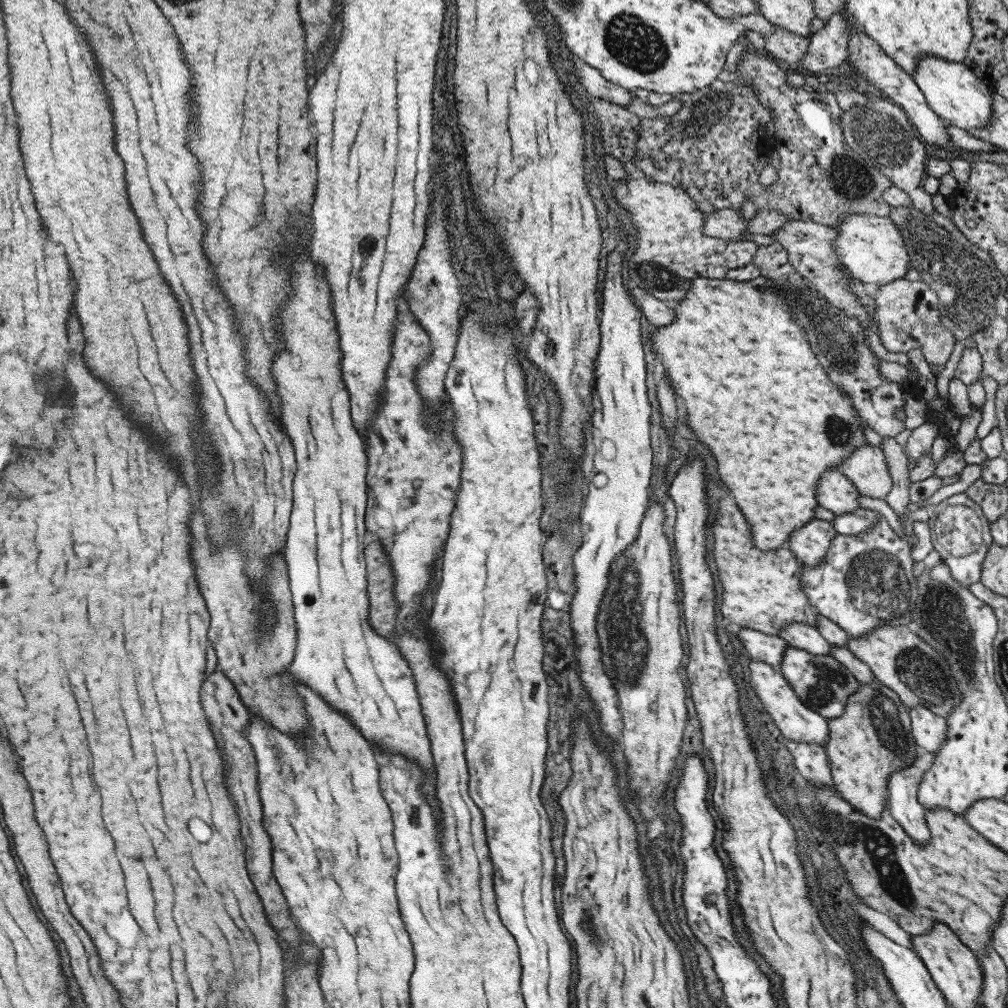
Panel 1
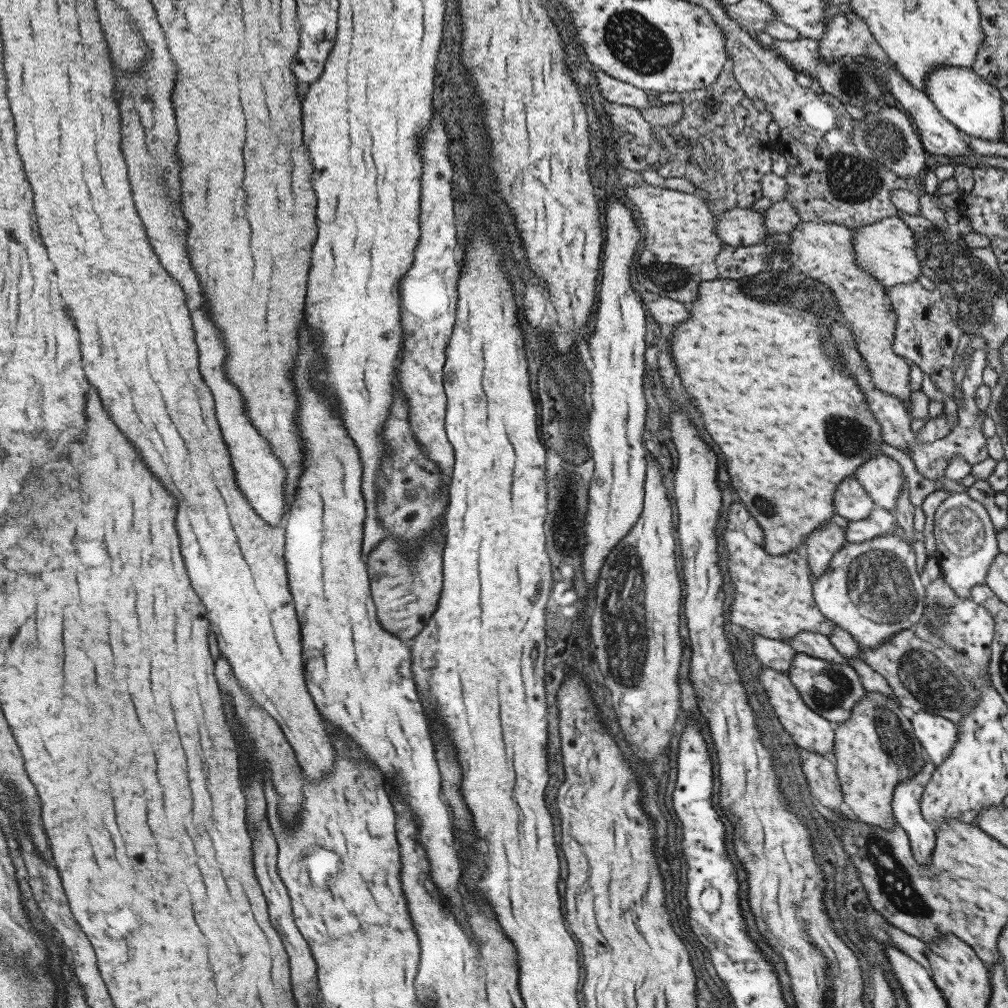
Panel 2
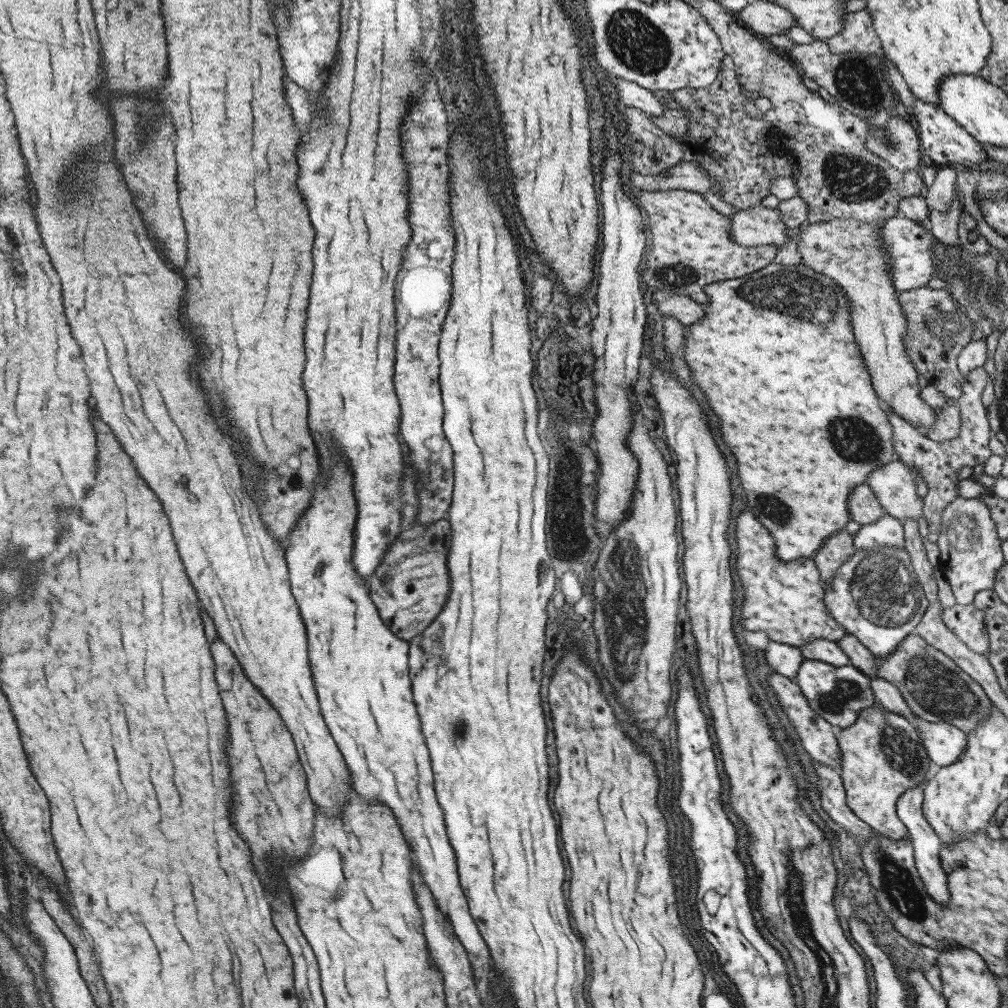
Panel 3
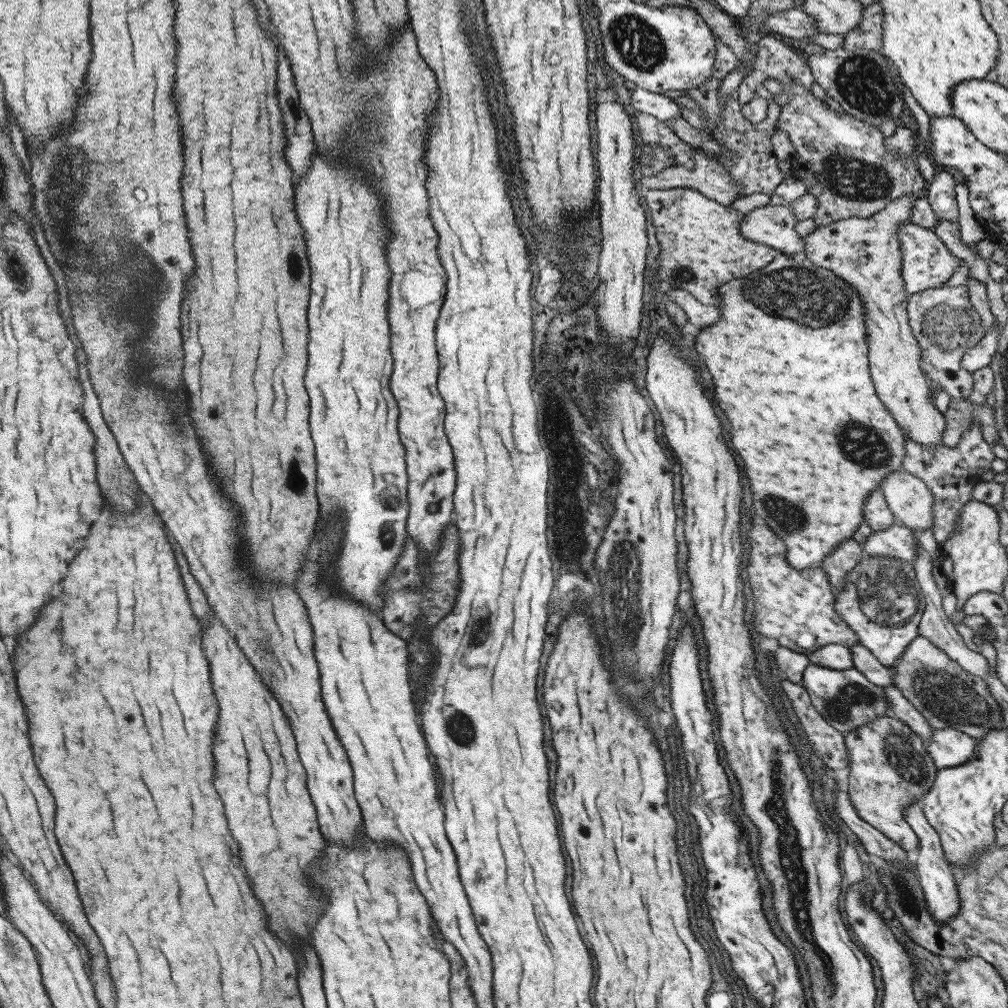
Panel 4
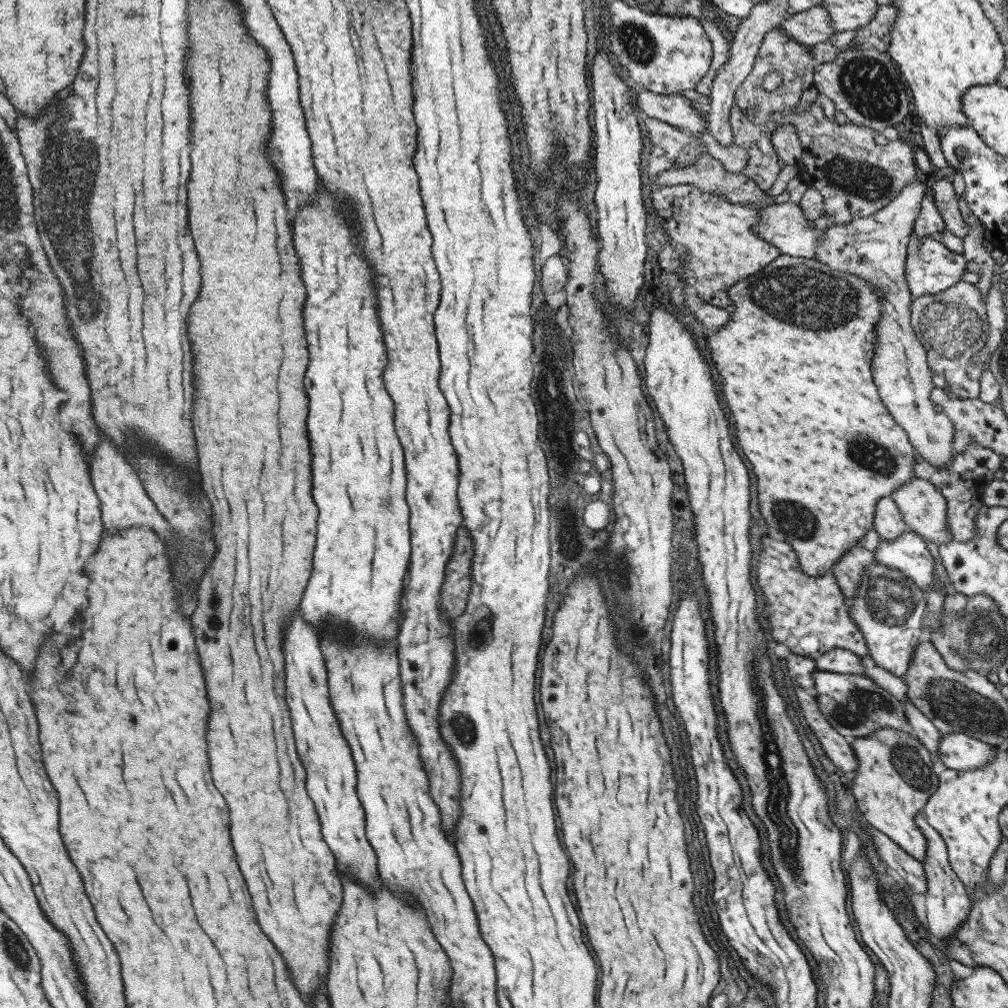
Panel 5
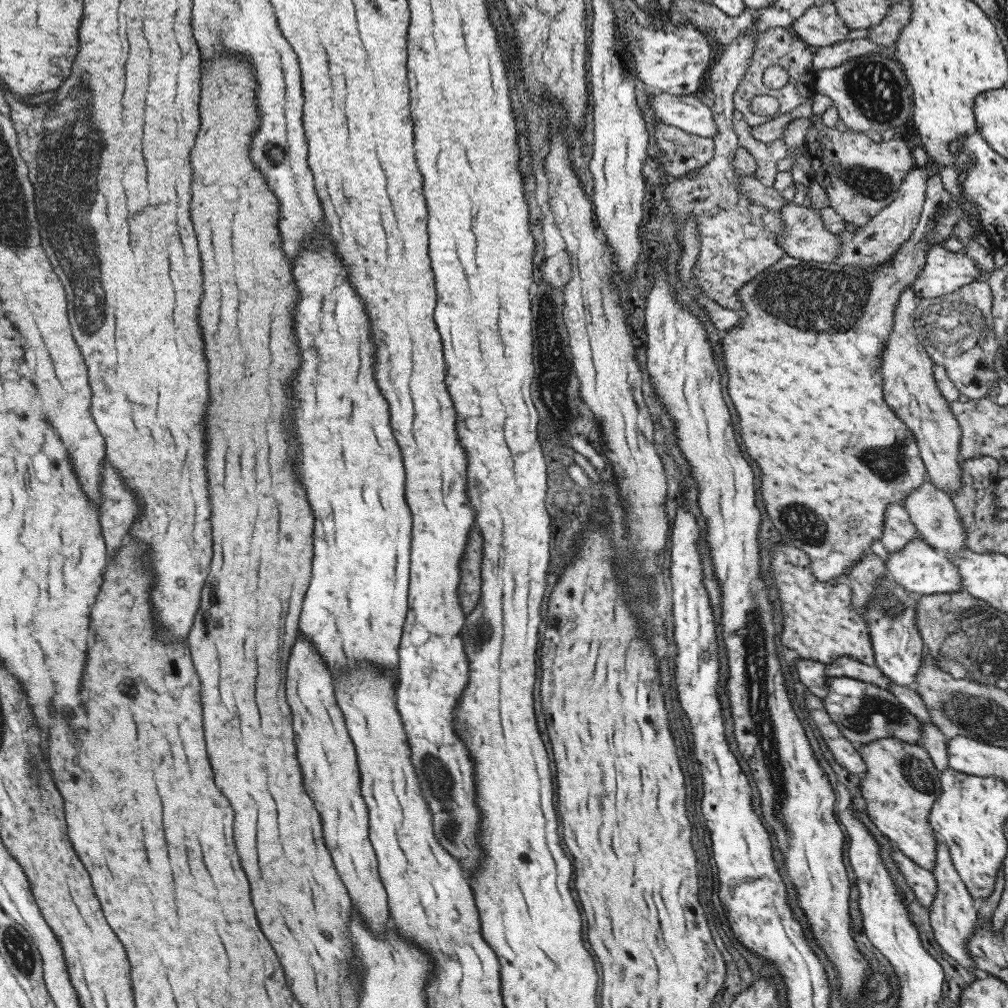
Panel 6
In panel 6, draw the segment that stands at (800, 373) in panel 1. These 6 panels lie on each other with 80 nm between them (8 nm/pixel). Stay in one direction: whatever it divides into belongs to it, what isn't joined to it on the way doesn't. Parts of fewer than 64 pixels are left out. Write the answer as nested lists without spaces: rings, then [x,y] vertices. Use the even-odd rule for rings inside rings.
[[[938,173],[929,177],[929,182],[925,191],[925,198],[922,202],[922,209],[919,213],[918,223],[909,235],[908,240],[897,248],[893,257],[885,265],[877,265],[875,269],[859,269],[857,266],[837,266],[830,262],[805,262],[797,258],[789,257],[787,254],[779,258],[778,262],[769,266],[767,270],[751,278],[745,285],[741,285],[736,290],[738,301],[741,303],[741,319],[737,326],[729,330],[720,332],[721,360],[725,364],[725,390],[729,394],[731,404],[735,408],[735,414],[739,418],[739,438],[745,446],[747,456],[755,462],[759,468],[757,487],[763,510],[769,516],[773,528],[780,536],[780,542],[790,547],[802,550],[809,559],[811,574],[819,581],[825,582],[829,579],[844,581],[845,568],[849,568],[855,561],[858,561],[865,552],[871,552],[869,545],[881,538],[881,528],[883,528],[883,515],[885,507],[889,503],[902,504],[903,497],[914,488],[920,487],[927,480],[926,468],[918,455],[918,448],[915,444],[912,432],[895,416],[895,413],[885,404],[883,391],[881,391],[880,358],[881,353],[888,337],[891,326],[893,326],[893,310],[897,304],[897,297],[905,288],[911,289],[913,280],[919,276],[923,264],[925,264],[925,254],[933,244],[940,245],[943,239],[952,236],[953,225],[957,221],[965,220],[963,212],[969,212],[975,220],[978,220],[978,210],[976,206],[966,200],[961,193],[961,201],[949,200],[949,194],[941,186]]]

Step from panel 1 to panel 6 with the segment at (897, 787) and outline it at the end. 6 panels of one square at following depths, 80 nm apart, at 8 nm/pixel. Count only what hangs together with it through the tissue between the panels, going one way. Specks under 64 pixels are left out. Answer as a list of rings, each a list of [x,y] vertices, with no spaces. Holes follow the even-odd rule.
[[[937,840],[934,846],[935,864],[930,873],[936,882],[933,902],[928,908],[928,917],[934,939],[953,960],[960,964],[965,970],[973,970],[974,964],[966,951],[966,940],[973,934],[974,924],[977,922],[977,903],[967,892],[963,881],[951,863],[946,844]]]

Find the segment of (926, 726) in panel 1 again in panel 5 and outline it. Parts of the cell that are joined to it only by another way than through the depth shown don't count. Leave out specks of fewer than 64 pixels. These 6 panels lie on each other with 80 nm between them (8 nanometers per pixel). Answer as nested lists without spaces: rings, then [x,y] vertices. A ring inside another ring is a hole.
[[[953,732],[939,740],[937,758],[947,769],[975,770],[993,762],[995,749],[975,738]]]

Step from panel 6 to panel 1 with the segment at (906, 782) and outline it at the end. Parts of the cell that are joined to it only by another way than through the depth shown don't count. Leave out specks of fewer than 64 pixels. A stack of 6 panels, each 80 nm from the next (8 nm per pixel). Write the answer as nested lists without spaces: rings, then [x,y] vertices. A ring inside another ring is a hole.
[[[877,679],[869,685],[859,684],[858,689],[847,697],[840,717],[826,719],[829,723],[829,740],[824,748],[827,756],[830,777],[837,794],[849,803],[856,811],[867,818],[878,819],[882,810],[887,807],[887,777],[894,770],[906,767],[913,762],[920,751],[911,737],[910,718],[905,707],[889,687]]]

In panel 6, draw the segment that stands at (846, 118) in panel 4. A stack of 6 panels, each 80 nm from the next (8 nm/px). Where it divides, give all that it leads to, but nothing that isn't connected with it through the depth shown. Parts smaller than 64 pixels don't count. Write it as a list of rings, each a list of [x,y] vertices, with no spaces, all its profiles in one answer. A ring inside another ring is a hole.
[[[809,117],[810,125],[806,130],[804,154],[809,157],[809,164],[813,174],[809,177],[810,183],[816,182],[824,188],[829,199],[830,206],[841,218],[843,222],[852,224],[853,227],[865,224],[878,210],[887,206],[897,194],[900,181],[905,175],[915,167],[911,150],[907,148],[902,139],[890,139],[875,143],[869,139],[869,134],[859,131],[845,129],[839,132],[836,127],[829,127],[821,123],[821,117]]]

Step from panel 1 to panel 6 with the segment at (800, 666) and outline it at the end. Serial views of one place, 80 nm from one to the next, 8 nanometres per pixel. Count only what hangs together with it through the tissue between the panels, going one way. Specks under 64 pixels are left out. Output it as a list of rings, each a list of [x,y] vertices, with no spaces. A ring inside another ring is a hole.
[[[827,677],[826,690],[821,701],[830,722],[857,749],[879,738],[895,738],[905,744],[921,745],[921,724],[887,689],[854,678]]]

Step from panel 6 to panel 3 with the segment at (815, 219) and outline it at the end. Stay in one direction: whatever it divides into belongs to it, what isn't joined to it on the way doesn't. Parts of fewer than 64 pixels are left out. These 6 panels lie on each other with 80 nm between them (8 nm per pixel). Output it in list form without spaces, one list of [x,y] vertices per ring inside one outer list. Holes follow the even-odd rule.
[[[755,206],[738,209],[730,216],[729,236],[739,247],[769,245],[780,248],[785,243],[794,246],[793,237],[786,238],[787,228],[776,208]]]

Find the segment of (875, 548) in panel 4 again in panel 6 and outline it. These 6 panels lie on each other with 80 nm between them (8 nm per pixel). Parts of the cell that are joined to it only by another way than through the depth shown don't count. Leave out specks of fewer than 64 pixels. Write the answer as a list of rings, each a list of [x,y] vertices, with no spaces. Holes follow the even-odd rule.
[[[915,537],[897,552],[888,553],[887,559],[884,560],[884,565],[887,576],[891,577],[898,585],[901,585],[905,591],[916,593],[917,596],[954,593],[962,590],[957,567],[921,538]]]

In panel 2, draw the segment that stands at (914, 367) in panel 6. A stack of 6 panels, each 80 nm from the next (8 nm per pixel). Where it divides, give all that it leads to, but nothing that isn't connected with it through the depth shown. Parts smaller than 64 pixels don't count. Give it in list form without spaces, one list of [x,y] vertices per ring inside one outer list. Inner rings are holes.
[[[817,221],[799,222],[788,232],[791,242],[789,242],[789,262],[793,269],[797,269],[801,275],[813,279],[817,283],[827,287],[837,302],[839,316],[846,322],[851,329],[851,334],[856,344],[856,349],[860,352],[863,360],[869,369],[869,376],[873,386],[881,390],[883,394],[897,397],[904,408],[909,406],[909,367],[901,356],[897,356],[892,351],[892,334],[895,328],[895,315],[891,309],[891,302],[886,297],[887,289],[879,285],[871,275],[867,275],[861,266],[855,263],[853,255],[853,227],[843,226],[835,222],[818,223]]]

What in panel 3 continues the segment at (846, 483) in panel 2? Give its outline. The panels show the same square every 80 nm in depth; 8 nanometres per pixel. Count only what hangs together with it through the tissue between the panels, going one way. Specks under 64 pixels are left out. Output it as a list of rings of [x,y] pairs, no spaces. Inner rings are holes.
[[[855,485],[846,496],[848,516],[851,521],[860,524],[871,524],[885,513],[877,502],[872,490],[865,485]]]

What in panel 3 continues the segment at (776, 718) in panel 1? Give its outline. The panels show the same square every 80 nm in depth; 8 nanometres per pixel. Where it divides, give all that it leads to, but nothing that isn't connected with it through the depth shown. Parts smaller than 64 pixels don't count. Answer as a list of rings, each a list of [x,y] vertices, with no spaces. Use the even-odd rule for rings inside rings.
[[[777,673],[767,676],[766,680],[769,688],[771,688],[771,692],[775,695],[779,708],[783,710],[783,714],[791,722],[793,730],[795,730],[801,741],[801,746],[811,757],[811,760],[815,760],[815,762],[830,766],[831,768],[837,768],[841,763],[841,752],[839,751],[839,745],[837,745],[836,728],[811,710],[806,698],[801,694],[801,689],[793,680]]]

